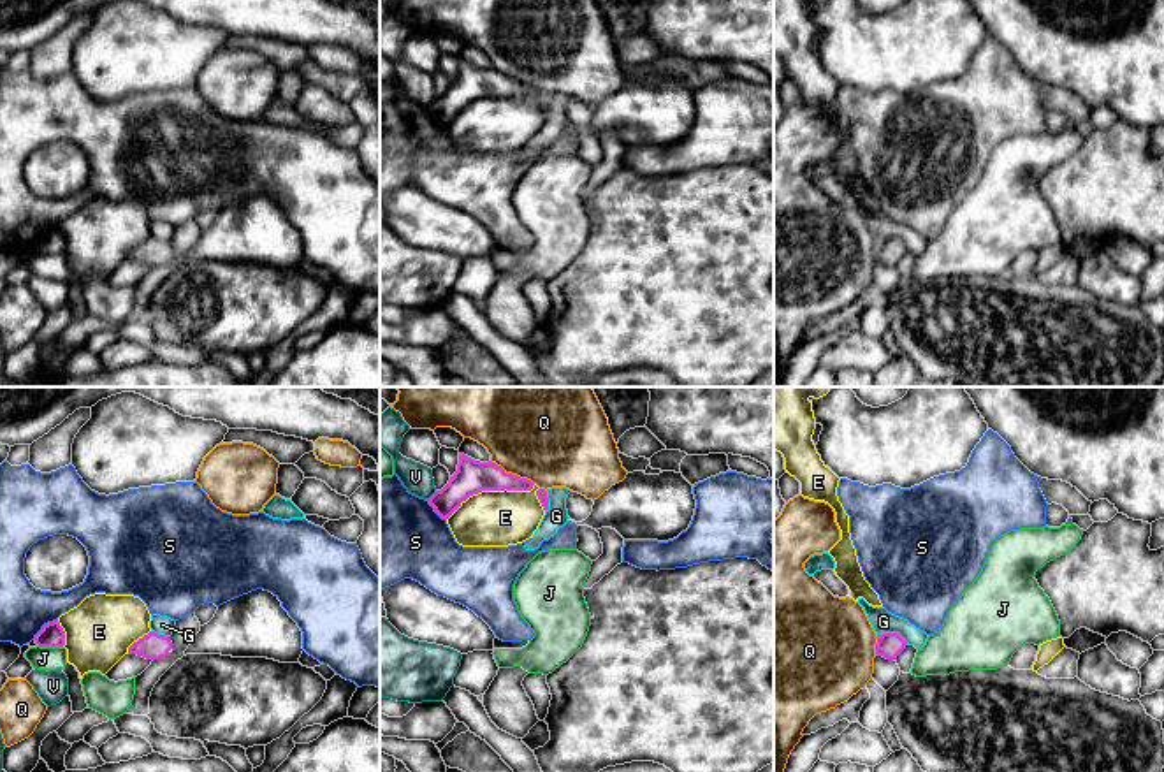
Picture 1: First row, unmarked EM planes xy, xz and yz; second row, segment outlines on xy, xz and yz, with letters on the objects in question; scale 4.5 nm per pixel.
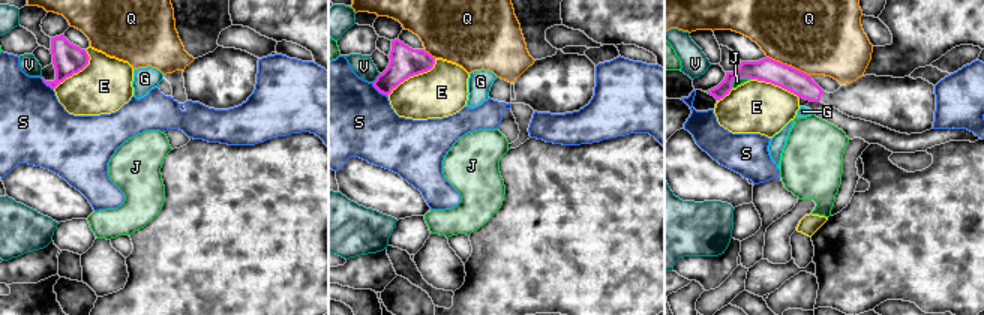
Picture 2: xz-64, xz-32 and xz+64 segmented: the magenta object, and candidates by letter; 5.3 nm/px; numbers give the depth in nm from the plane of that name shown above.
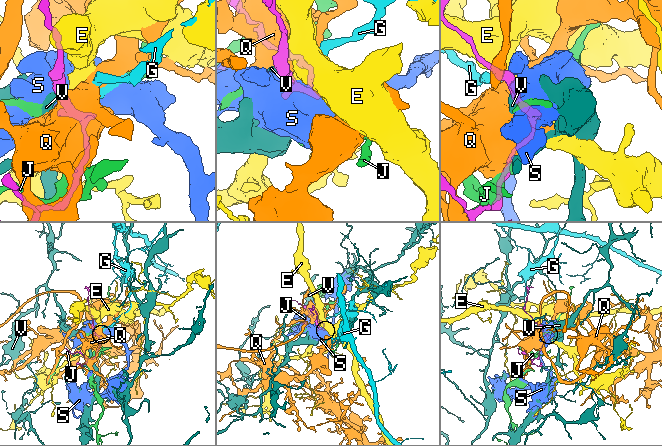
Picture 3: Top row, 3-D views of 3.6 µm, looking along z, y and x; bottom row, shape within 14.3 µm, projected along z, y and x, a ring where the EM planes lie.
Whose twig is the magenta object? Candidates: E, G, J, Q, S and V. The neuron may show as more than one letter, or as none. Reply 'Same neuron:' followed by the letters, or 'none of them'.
Same neuron: none of them

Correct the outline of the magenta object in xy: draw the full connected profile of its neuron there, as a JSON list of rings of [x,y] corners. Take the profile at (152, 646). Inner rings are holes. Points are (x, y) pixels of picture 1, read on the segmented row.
[[[149,631],[148,635],[144,635],[128,647],[128,654],[137,654],[146,659],[160,659],[165,658],[171,649],[172,649],[171,637]]]

